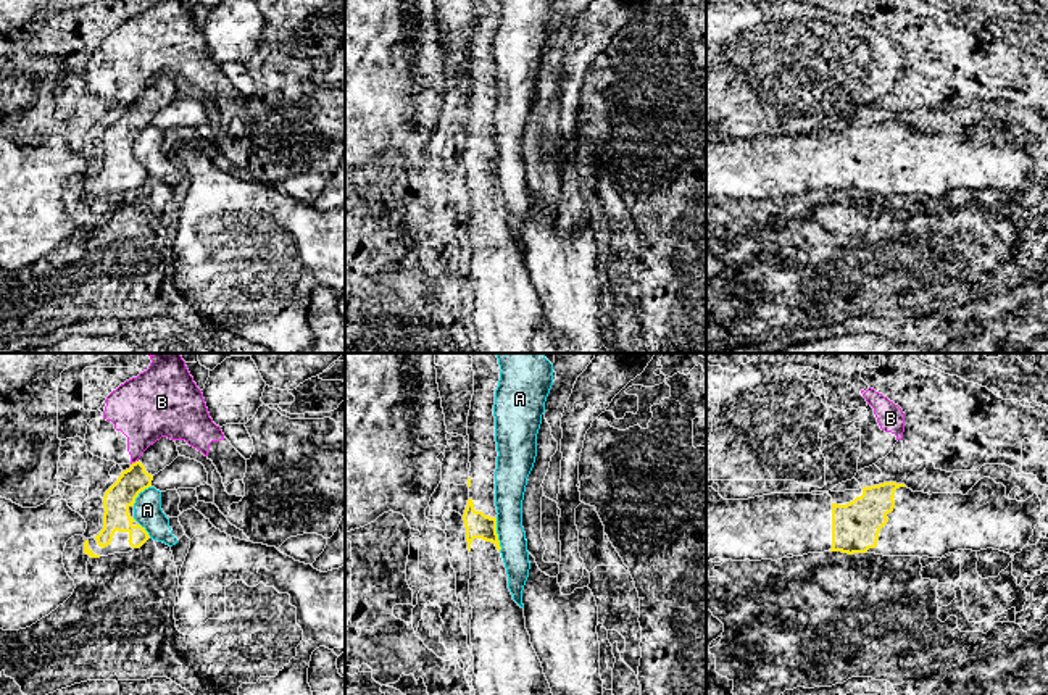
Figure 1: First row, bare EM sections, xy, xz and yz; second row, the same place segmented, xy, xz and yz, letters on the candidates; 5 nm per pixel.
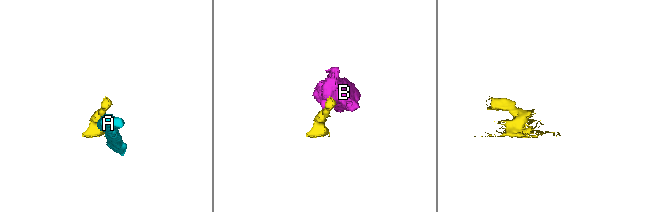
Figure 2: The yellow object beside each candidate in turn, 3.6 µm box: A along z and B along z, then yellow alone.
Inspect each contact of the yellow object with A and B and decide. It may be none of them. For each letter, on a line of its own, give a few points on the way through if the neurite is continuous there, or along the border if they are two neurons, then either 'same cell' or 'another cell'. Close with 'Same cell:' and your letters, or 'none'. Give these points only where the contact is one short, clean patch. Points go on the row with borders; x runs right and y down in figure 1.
A: another cell
B: border along xy (137, 460), (131, 465); another cell
Same cell: none

